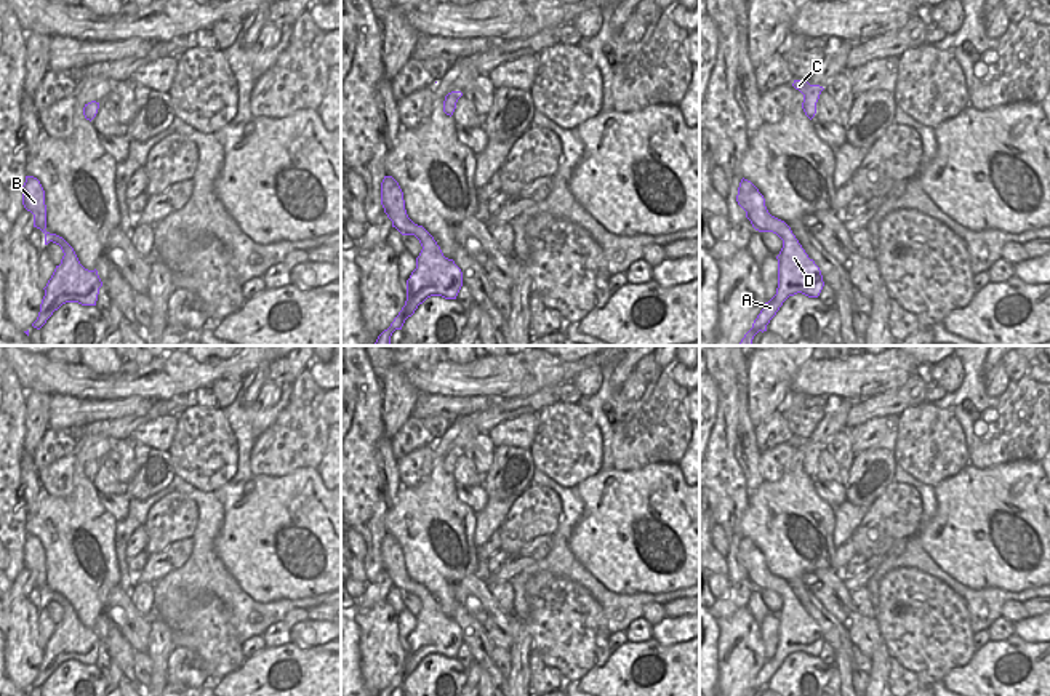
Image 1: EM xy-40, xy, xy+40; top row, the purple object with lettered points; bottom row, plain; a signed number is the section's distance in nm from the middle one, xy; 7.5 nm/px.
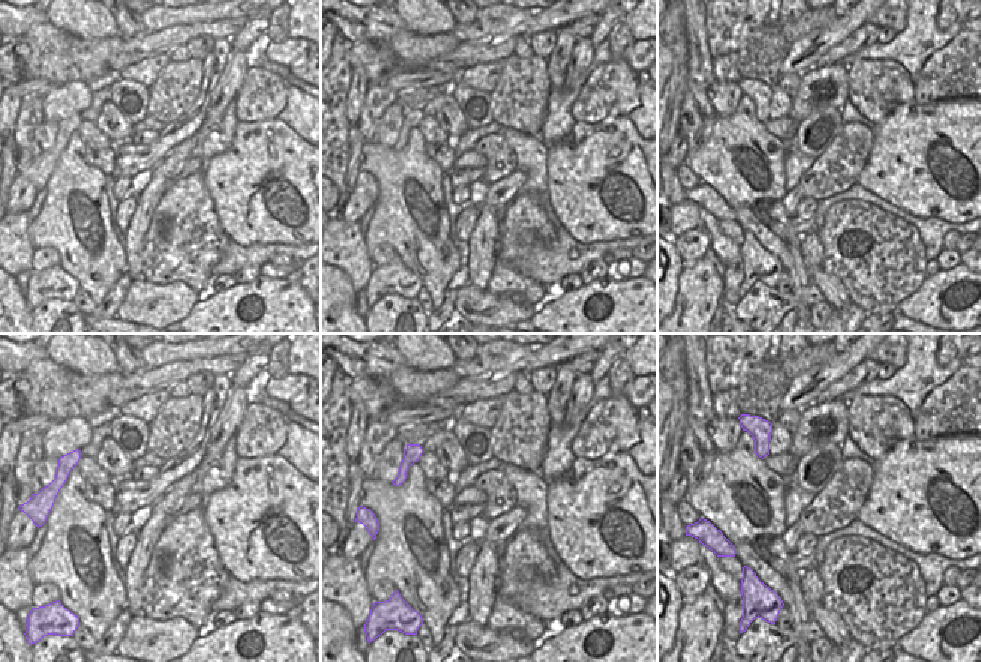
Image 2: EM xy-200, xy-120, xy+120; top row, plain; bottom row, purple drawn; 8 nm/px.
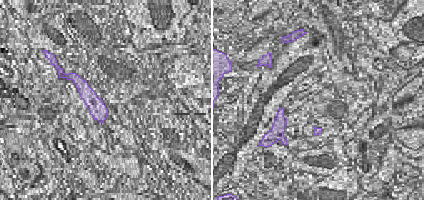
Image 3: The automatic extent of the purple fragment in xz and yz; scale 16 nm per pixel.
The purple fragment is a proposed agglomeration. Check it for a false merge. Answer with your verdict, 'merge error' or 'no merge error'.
no merge error

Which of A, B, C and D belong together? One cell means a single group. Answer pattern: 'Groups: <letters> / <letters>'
Groups: A B C D

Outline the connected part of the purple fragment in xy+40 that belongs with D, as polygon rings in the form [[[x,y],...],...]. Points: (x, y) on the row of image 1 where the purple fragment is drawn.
[[[741,179],[736,195],[738,205],[746,211],[746,218],[759,232],[773,232],[783,240],[778,259],[778,288],[776,294],[765,302],[763,309],[744,334],[739,346],[752,346],[759,331],[767,331],[767,325],[776,315],[783,302],[797,293],[808,298],[818,298],[824,282],[820,267],[808,258],[791,227],[771,216],[765,206],[765,198],[759,189],[747,179]]]

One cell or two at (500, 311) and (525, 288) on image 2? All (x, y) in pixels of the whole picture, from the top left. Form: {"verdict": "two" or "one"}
{"verdict": "two"}

